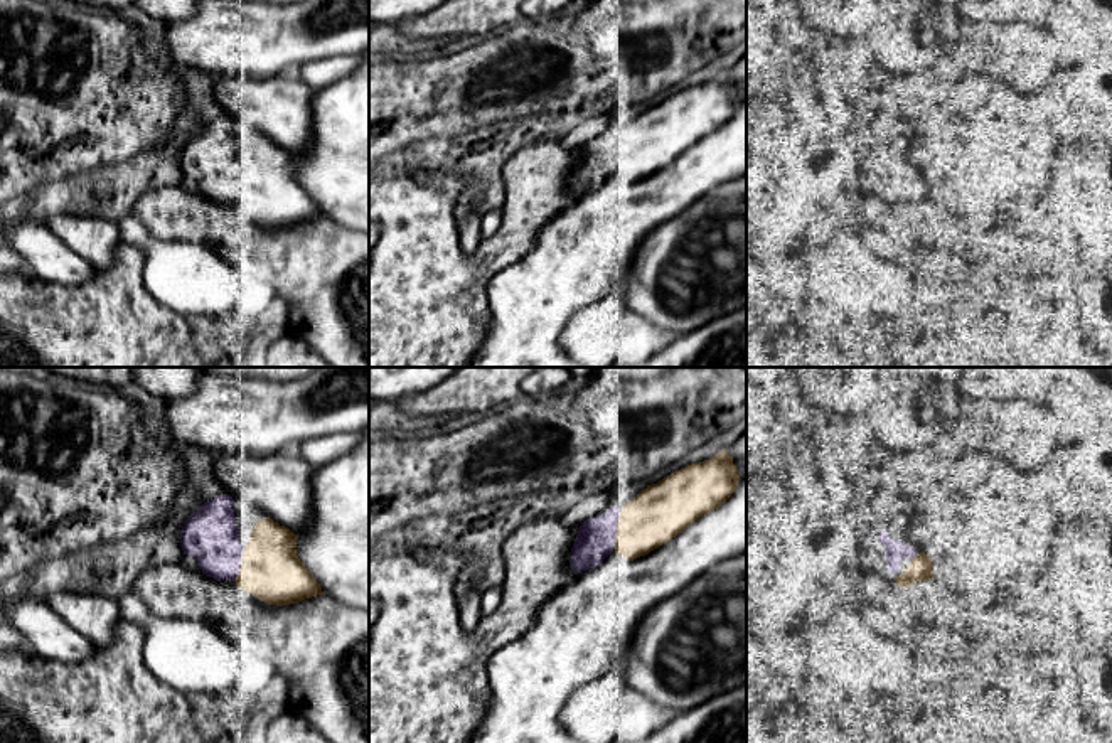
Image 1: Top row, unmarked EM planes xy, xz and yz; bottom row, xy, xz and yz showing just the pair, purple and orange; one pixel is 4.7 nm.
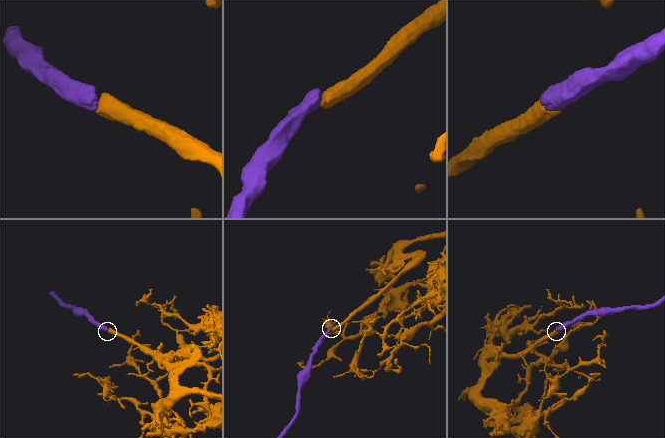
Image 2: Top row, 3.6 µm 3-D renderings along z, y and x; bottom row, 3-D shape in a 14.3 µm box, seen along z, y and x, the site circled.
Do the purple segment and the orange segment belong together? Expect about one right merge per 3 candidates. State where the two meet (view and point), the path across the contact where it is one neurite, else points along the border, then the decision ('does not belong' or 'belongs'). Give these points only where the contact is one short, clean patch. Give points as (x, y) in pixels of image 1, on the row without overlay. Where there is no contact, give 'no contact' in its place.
xz (614, 157) | belongs

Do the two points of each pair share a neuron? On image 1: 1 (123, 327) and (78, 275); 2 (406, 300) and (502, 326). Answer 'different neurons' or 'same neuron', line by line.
1: different neurons
2: different neurons

